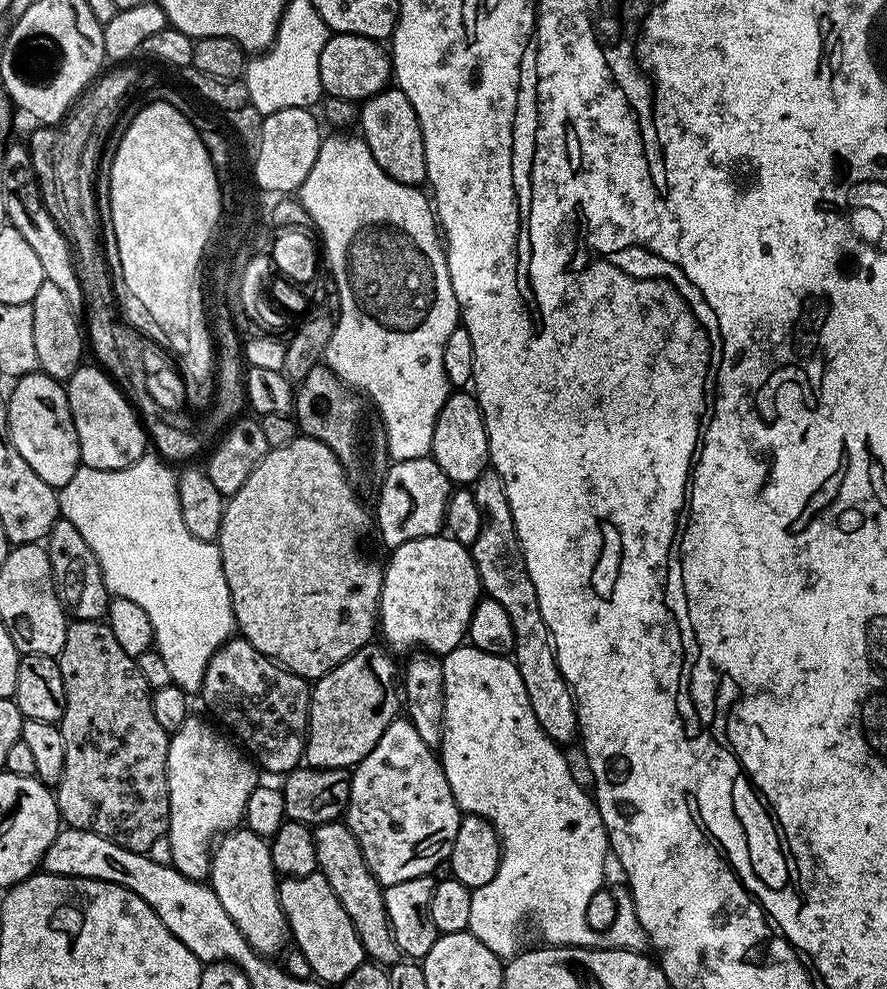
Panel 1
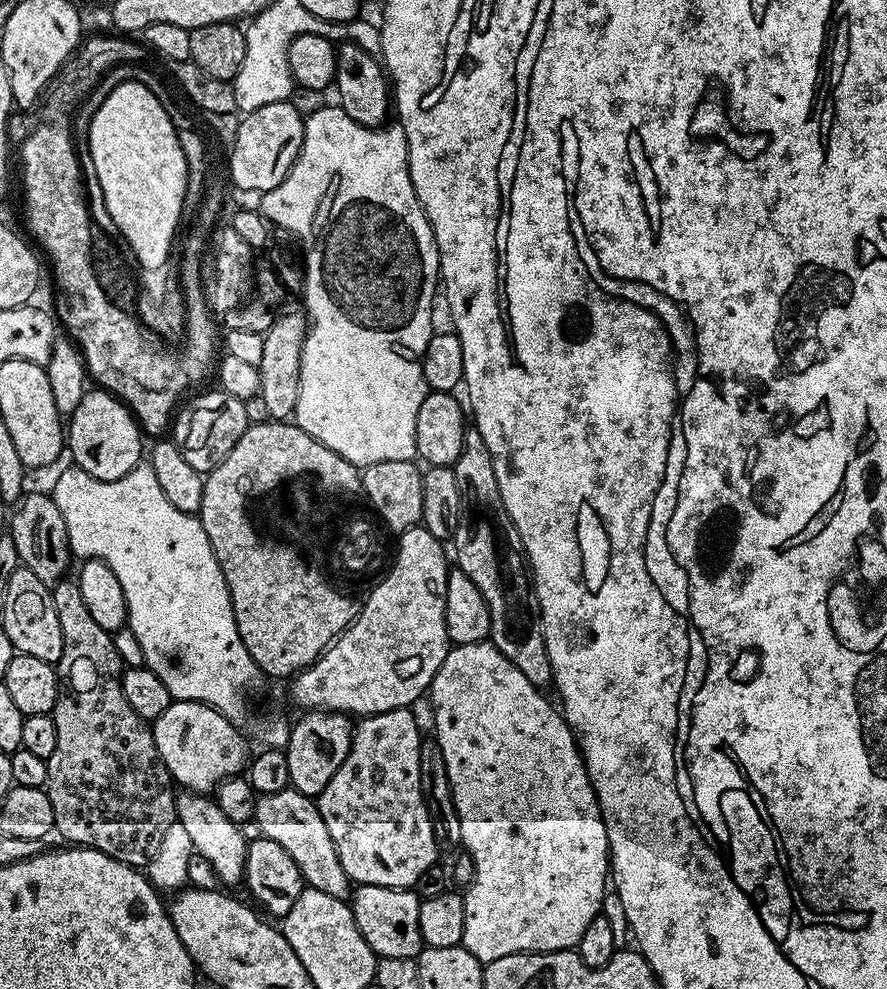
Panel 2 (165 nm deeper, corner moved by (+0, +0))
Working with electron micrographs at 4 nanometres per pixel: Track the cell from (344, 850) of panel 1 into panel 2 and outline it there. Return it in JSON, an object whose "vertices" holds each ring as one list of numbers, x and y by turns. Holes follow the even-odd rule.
{"vertices":[[291,786,278,793,261,795,256,802,254,824,260,827,259,835,263,839,278,842,278,846,294,858,307,887,322,890,322,894,334,894,339,900,349,899,348,875,342,870,342,862,338,862,338,850,334,850,330,830,326,830,326,822,322,822,322,814,313,797,303,796]]}

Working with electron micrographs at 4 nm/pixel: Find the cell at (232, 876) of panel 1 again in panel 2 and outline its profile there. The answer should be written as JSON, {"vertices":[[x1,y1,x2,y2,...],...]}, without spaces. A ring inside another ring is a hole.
{"vertices":[[187,790,176,792,176,818,178,823,186,830,186,834,188,835,187,843,190,845,191,851,195,855,197,852,212,867,213,874,222,883,237,883,239,885,244,879,244,863,246,862,246,854,248,853,249,837,247,835,244,836,245,829,241,825,234,823,230,818,226,818,226,814,222,814,222,810,216,804,215,799]]}

